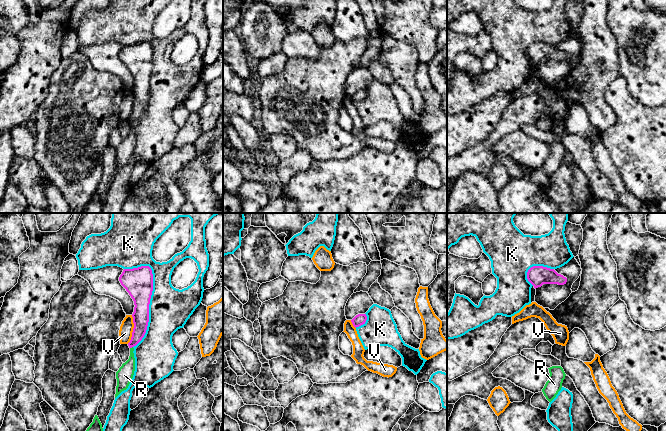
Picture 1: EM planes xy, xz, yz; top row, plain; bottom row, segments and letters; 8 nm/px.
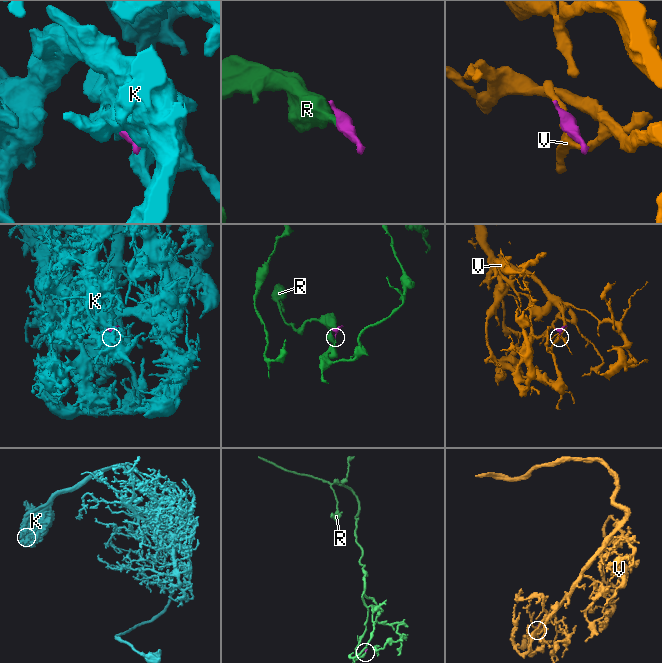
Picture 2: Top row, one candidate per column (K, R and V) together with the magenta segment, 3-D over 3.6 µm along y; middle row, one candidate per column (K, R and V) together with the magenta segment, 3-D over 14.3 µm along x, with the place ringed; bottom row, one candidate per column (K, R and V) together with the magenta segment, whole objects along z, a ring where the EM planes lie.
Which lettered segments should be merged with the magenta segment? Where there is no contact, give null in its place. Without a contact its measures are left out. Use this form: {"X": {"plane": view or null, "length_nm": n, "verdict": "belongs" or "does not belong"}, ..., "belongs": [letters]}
{"K": {"plane": "xy", "length_nm": 650, "verdict": "does not belong"}, "R": {"plane": "xy", "length_nm": 30, "verdict": "belongs"}, "V": {"plane": "xy", "length_nm": 240, "verdict": "does not belong"}, "belongs": ["R"]}

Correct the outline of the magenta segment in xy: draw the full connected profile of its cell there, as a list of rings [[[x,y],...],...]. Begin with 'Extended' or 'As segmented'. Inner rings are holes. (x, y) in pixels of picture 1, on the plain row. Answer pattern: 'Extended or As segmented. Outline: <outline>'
Extended. Outline: [[[149,42],[124,45],[119,53],[119,57],[133,75],[135,83],[132,90],[134,104],[131,116],[128,119],[130,132],[116,148],[117,162],[115,174],[128,164],[134,151],[135,134],[133,123],[144,113],[149,98],[149,80],[153,67],[152,46]]]

